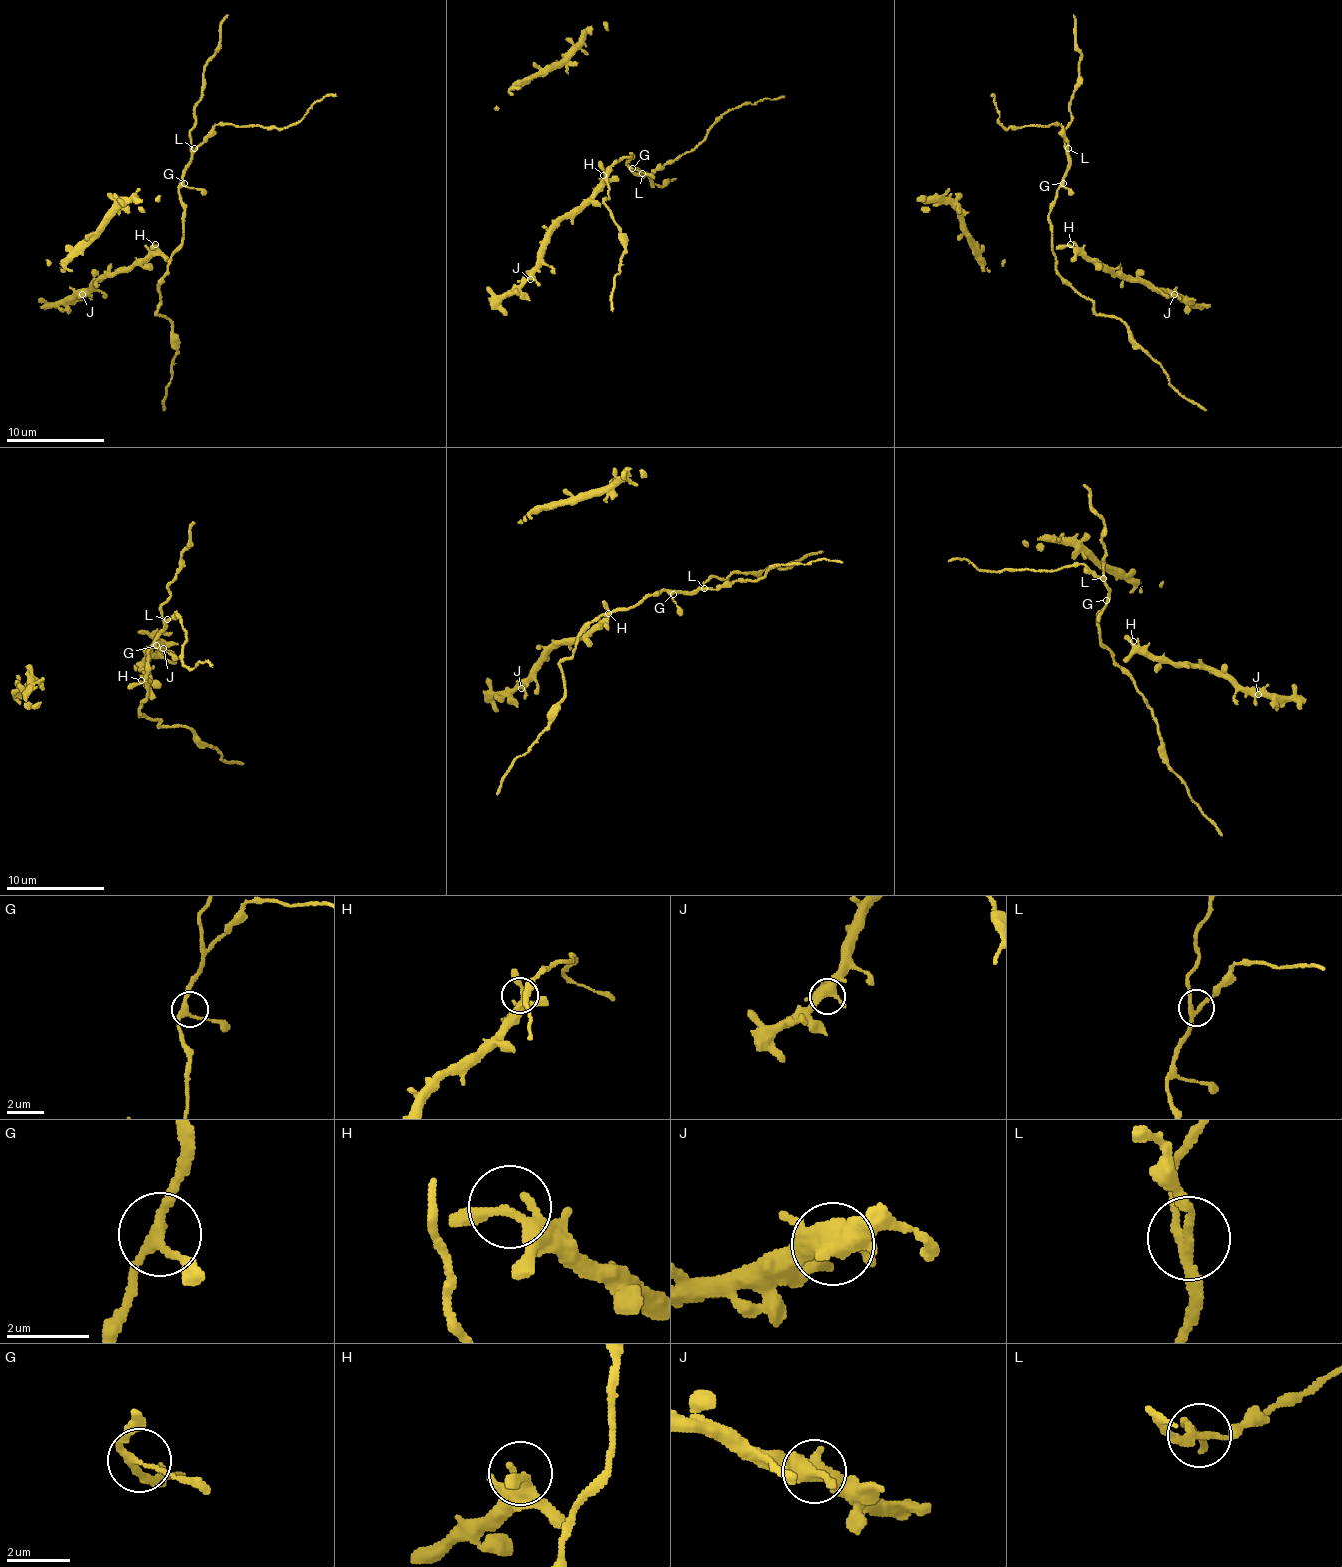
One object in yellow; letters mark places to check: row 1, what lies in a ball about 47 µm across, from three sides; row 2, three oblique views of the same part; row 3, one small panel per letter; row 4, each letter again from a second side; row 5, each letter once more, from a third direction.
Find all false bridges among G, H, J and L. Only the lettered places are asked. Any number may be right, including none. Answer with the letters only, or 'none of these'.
none of these

